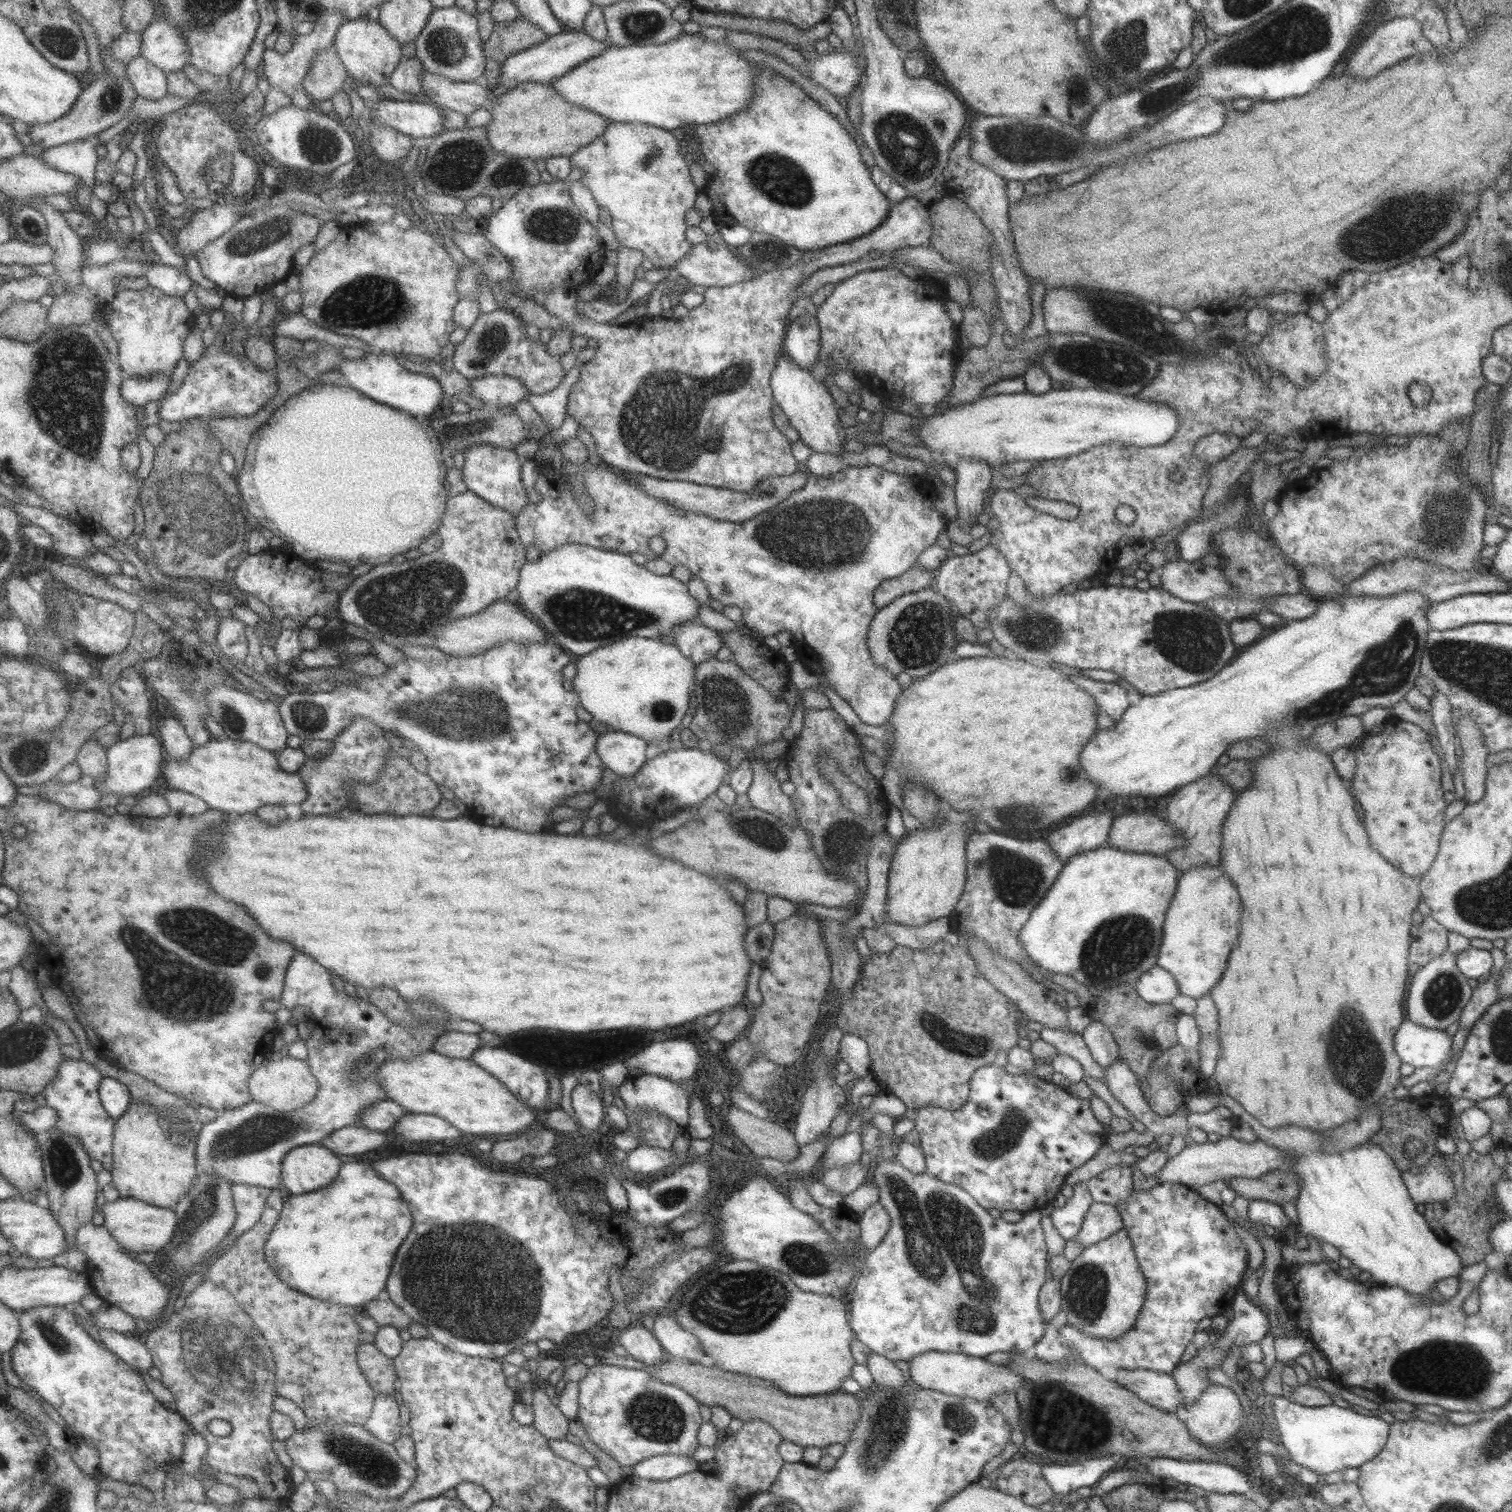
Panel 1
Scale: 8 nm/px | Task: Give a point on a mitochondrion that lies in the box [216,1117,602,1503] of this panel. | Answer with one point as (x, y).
(442, 1272)

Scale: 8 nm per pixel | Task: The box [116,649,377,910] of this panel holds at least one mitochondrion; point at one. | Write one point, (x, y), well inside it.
(309, 716)

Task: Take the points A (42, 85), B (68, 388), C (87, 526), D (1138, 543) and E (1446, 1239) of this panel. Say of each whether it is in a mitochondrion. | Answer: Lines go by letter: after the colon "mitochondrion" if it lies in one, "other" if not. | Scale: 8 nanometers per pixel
A: other
B: mitochondrion
C: other
D: other
E: other

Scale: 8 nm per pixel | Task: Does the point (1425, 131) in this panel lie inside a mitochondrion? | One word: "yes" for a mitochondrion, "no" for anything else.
no

